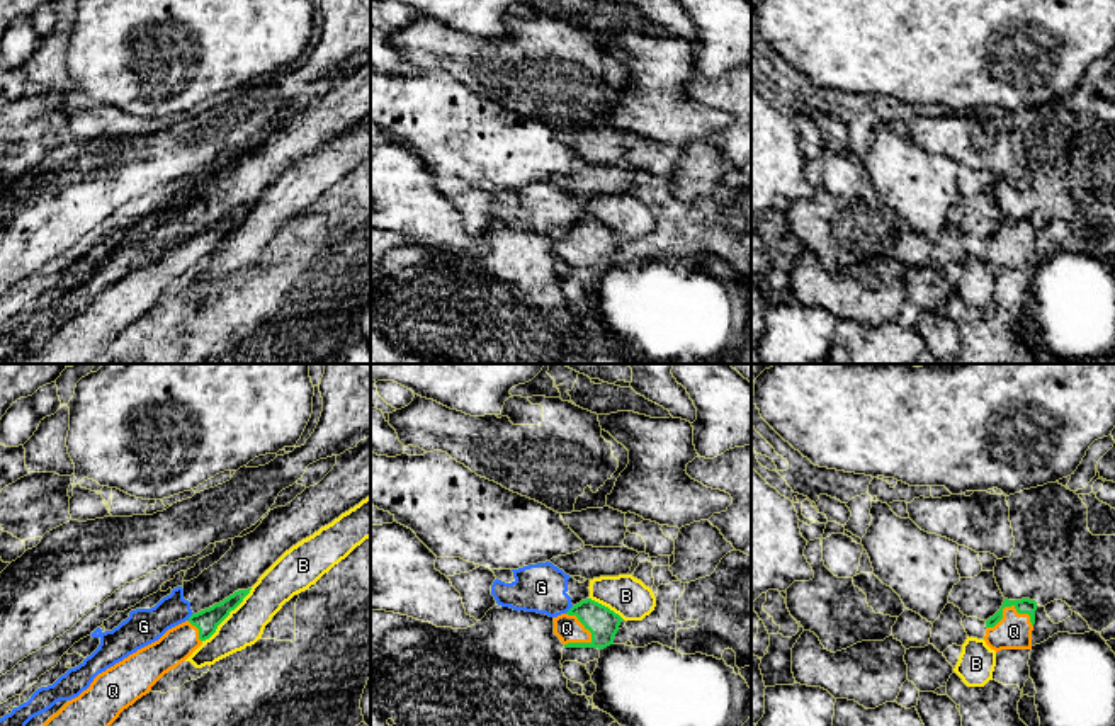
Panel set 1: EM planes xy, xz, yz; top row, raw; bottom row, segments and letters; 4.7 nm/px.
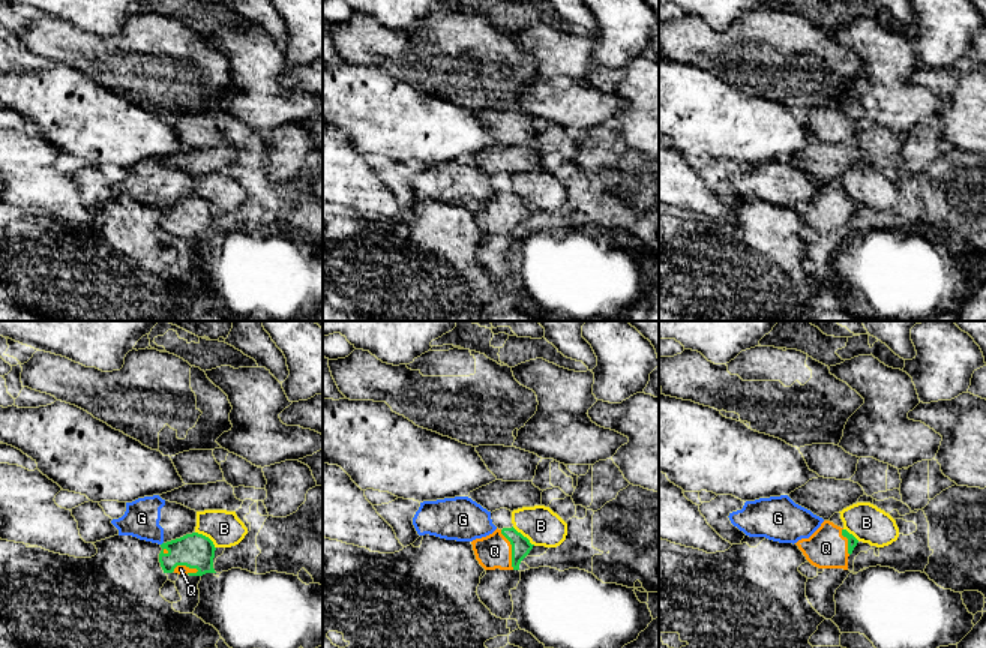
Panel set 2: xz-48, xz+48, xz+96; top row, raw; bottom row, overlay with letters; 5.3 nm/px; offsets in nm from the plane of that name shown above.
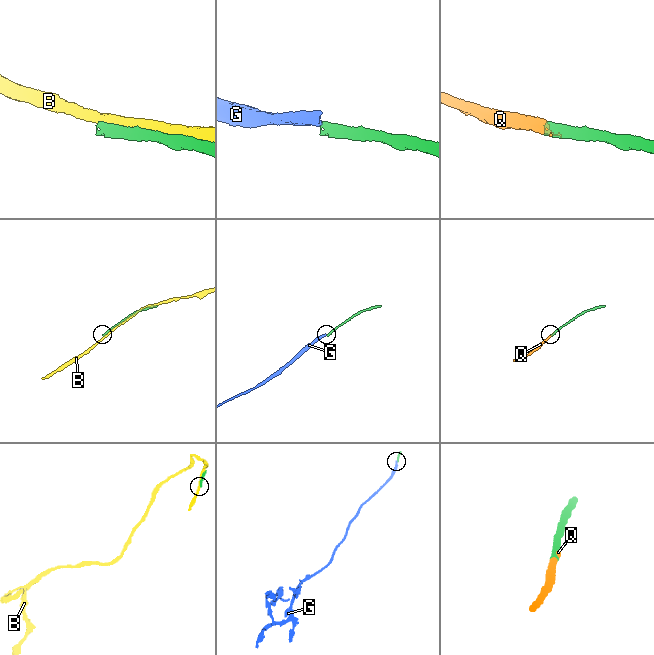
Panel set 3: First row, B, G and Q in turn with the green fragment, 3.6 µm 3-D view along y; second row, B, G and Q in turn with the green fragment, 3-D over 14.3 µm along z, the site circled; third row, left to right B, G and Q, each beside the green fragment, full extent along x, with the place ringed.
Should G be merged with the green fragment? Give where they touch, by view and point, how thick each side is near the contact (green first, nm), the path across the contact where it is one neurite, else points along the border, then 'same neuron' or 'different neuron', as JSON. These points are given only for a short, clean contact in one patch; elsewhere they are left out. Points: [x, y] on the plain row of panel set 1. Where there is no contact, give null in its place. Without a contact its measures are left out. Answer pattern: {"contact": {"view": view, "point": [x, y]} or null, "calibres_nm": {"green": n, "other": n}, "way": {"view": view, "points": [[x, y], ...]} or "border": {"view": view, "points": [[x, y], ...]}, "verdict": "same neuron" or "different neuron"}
{"contact": {"view": "xz", "point": [570, 228]}, "calibres_nm": {"green": 150, "other": 220}, "border": {"view": "xz", "points": [[573, 225], [565, 232]]}, "verdict": "different neuron"}

